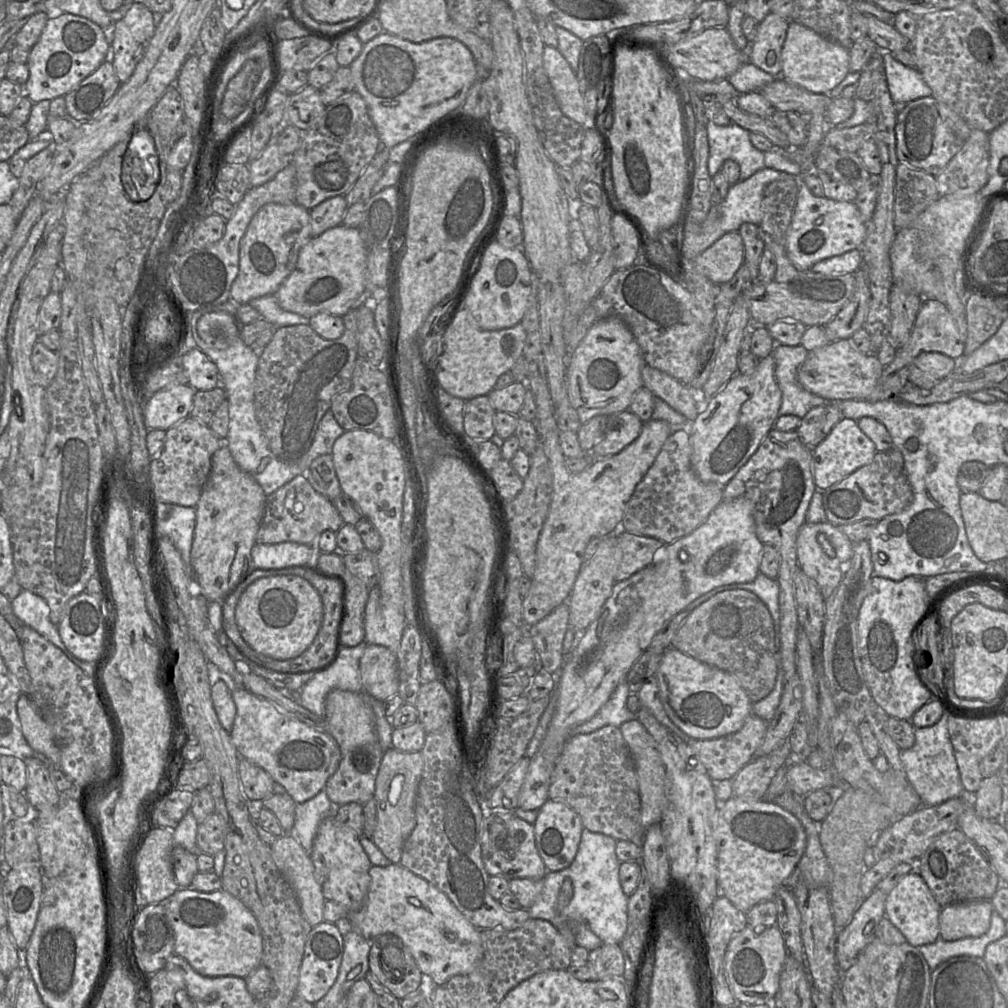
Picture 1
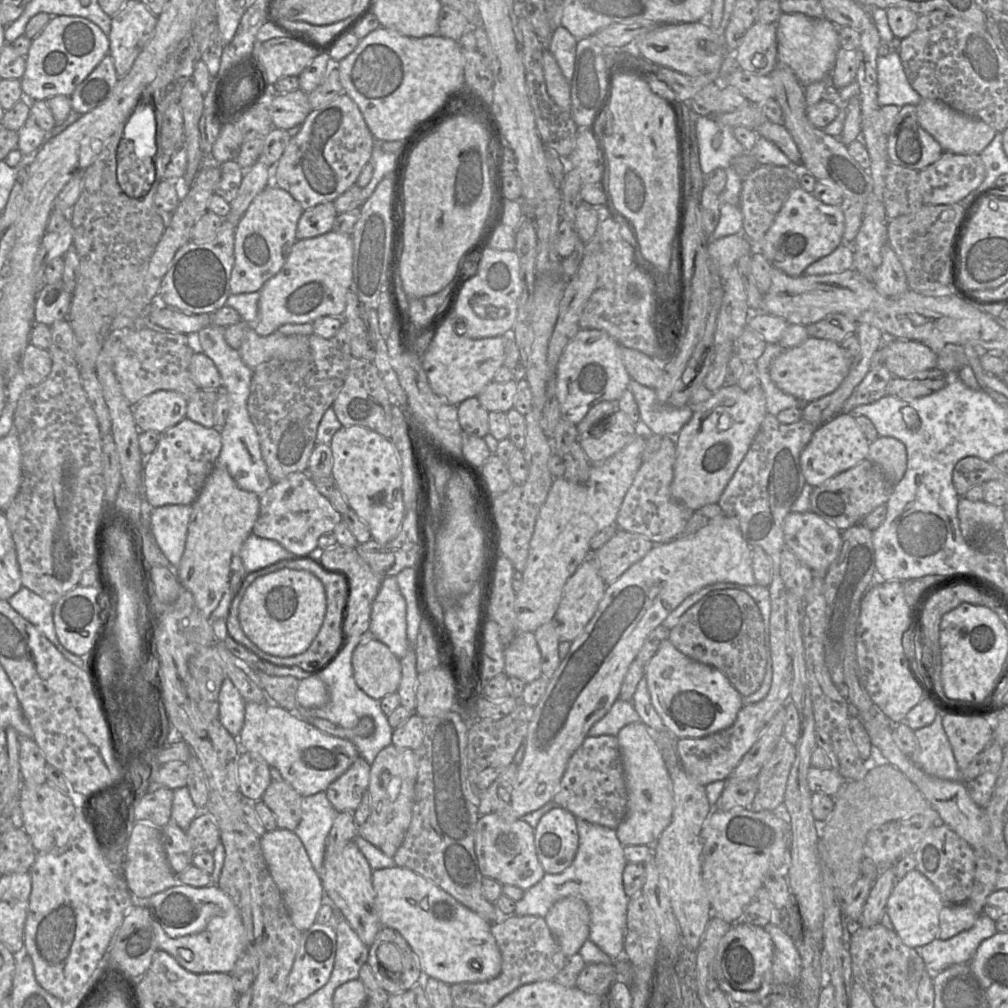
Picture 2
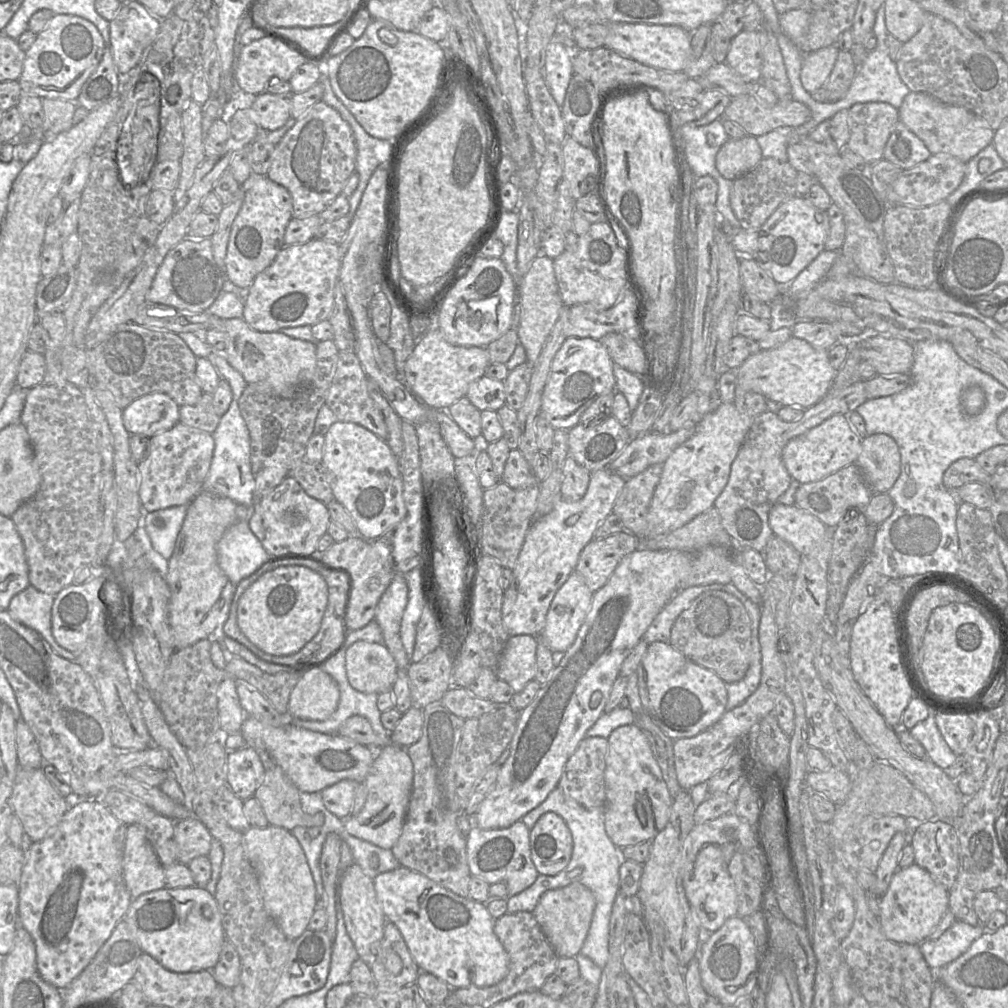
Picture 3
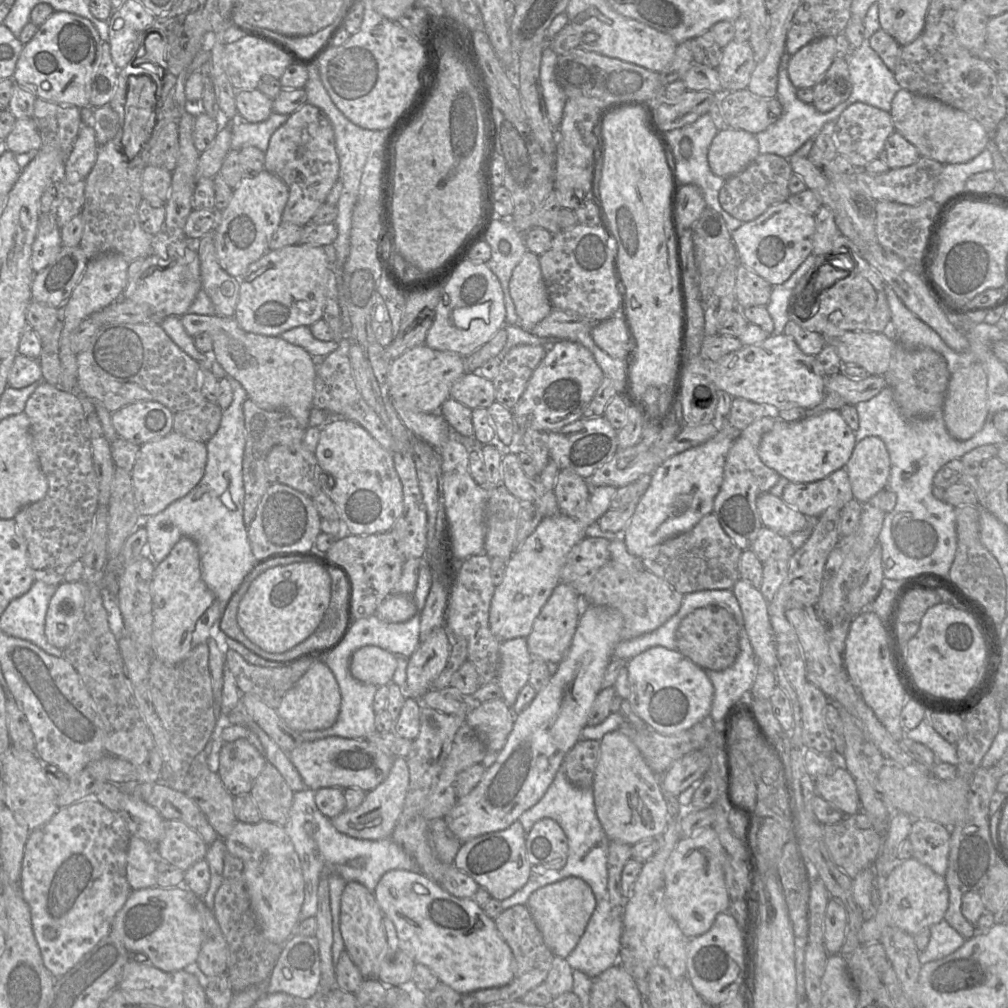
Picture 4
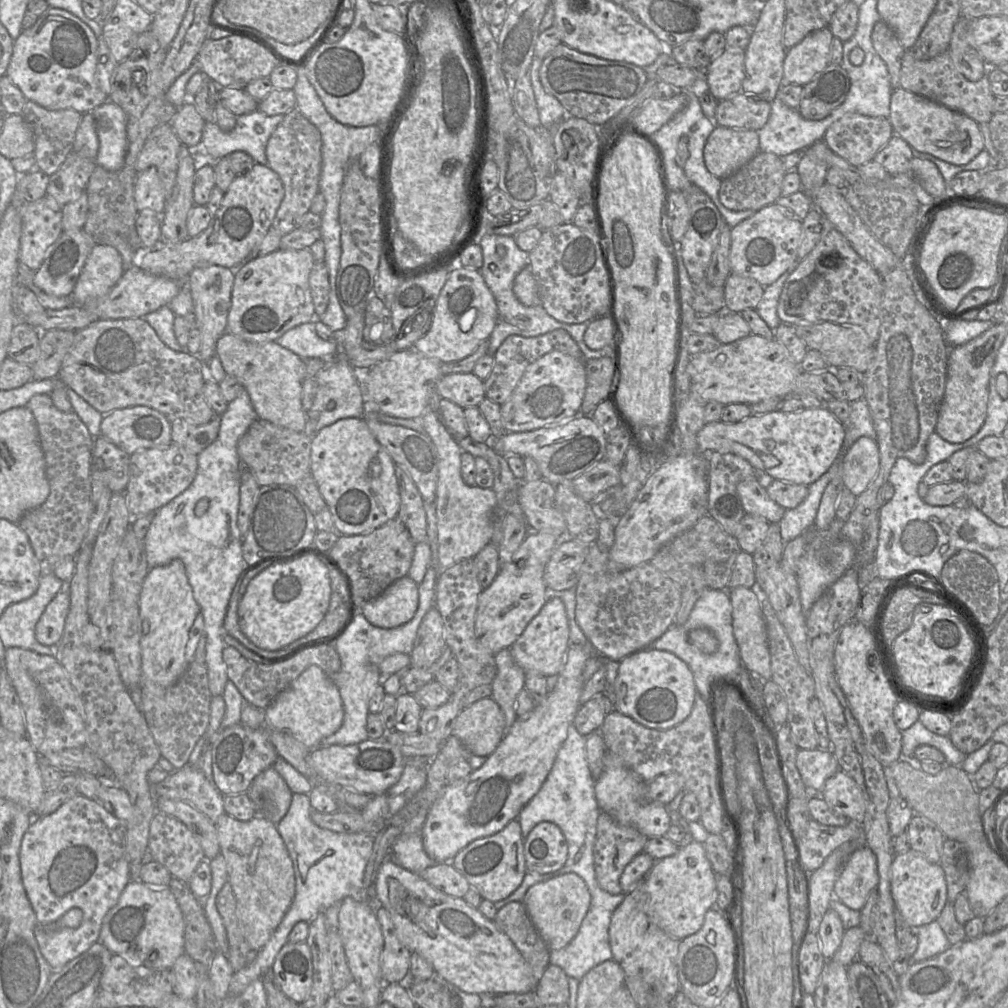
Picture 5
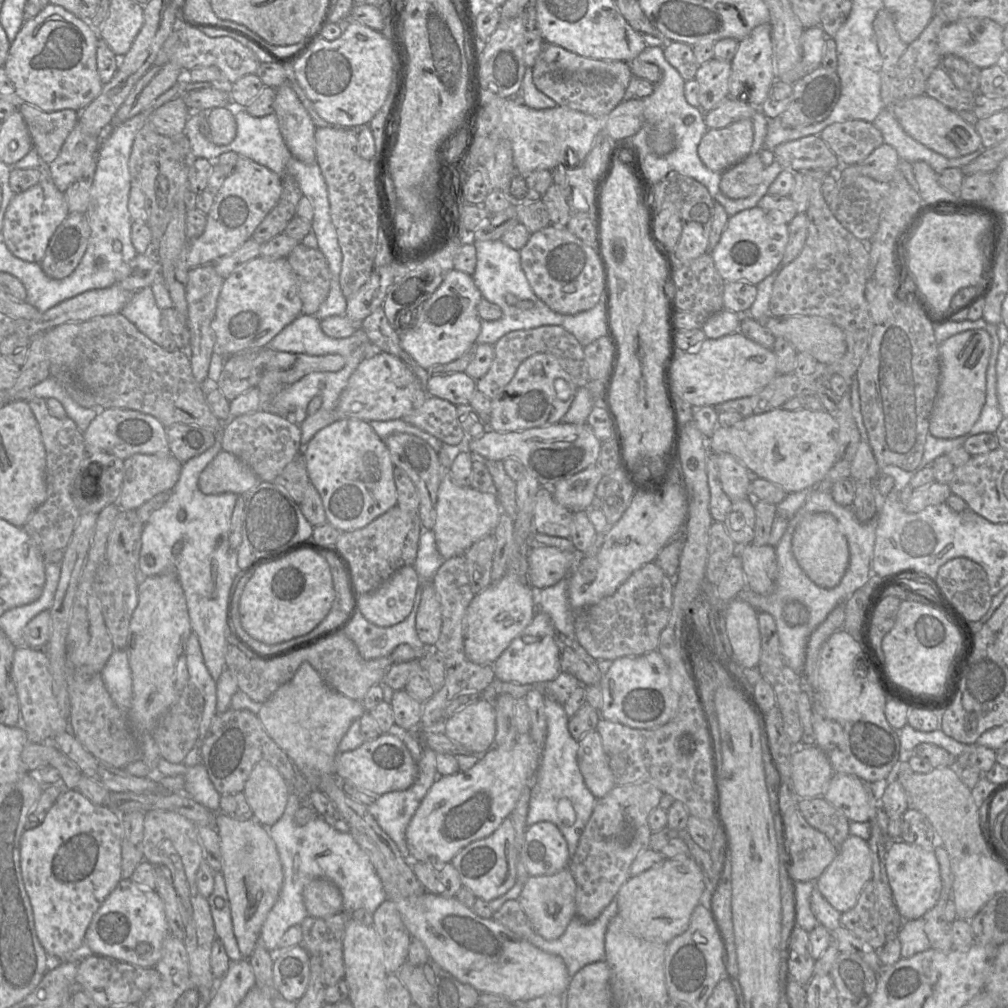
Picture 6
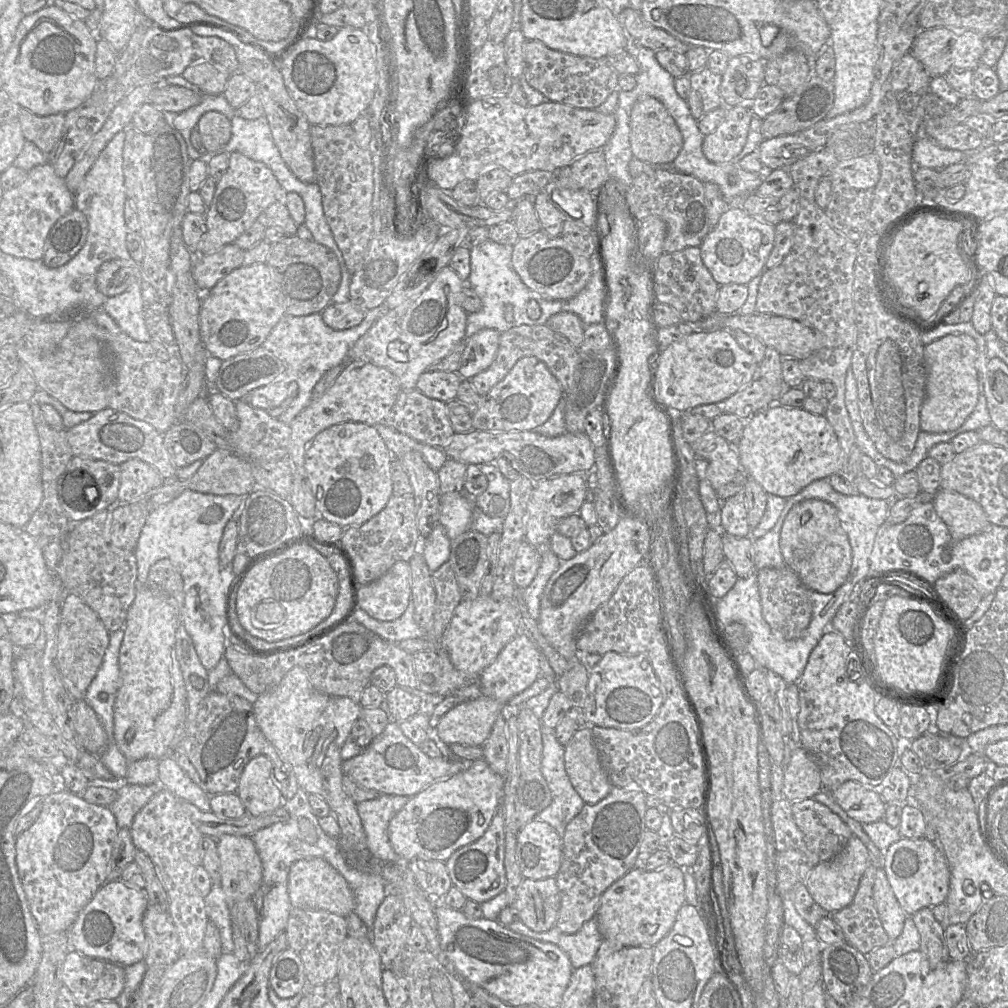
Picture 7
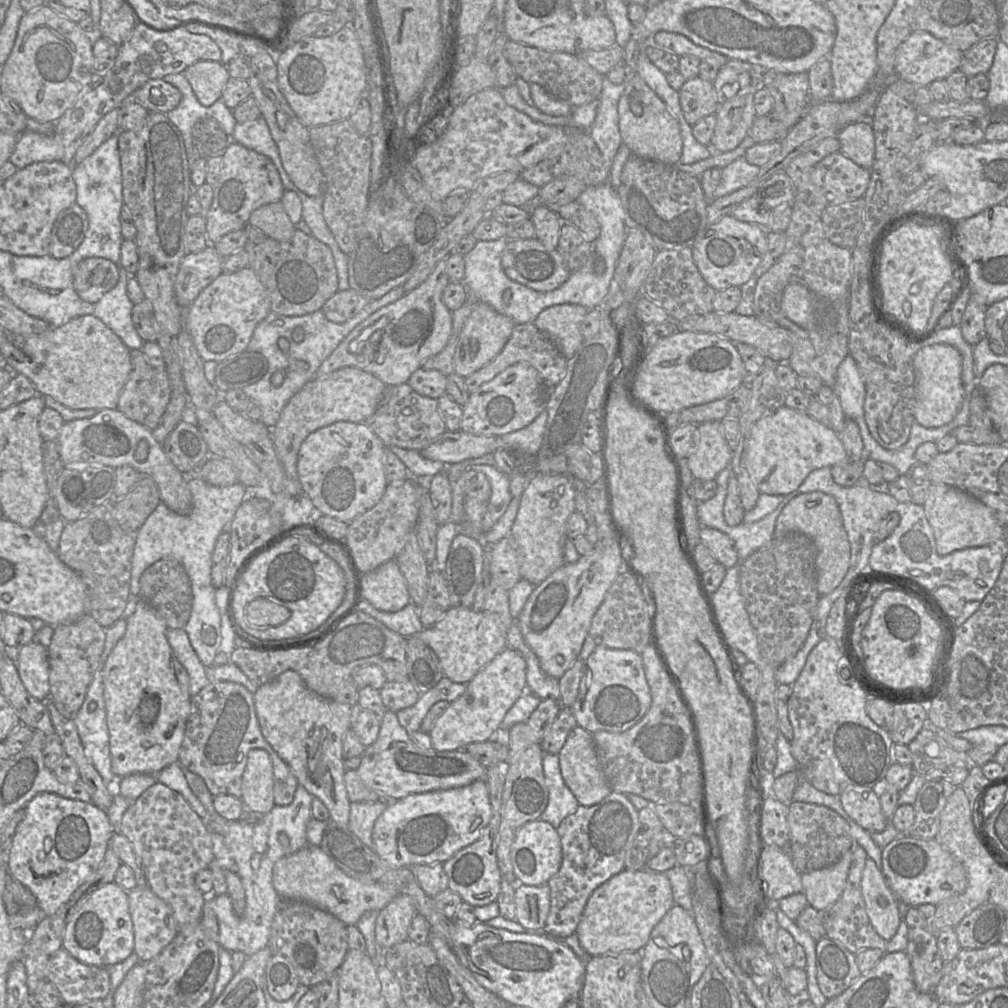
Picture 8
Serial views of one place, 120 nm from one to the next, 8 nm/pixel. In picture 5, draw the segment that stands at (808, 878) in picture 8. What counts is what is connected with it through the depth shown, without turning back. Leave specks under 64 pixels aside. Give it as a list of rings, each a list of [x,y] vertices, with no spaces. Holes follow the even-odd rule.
[[[865,845],[849,855],[834,884],[834,896],[850,909],[860,911],[878,883],[875,854]]]

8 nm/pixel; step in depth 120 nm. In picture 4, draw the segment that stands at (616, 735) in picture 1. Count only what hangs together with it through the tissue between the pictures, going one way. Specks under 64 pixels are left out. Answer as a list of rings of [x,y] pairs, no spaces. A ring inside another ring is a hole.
[[[577,741],[563,761],[564,772],[570,783],[579,788],[592,788],[599,753],[600,741]]]

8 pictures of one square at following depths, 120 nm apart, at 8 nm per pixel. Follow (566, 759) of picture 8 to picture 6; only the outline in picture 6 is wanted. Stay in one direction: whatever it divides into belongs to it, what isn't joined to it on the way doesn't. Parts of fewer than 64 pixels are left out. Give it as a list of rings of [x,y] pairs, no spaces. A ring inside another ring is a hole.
[[[591,730],[578,741],[577,762],[584,783],[596,799],[616,785],[599,733]]]

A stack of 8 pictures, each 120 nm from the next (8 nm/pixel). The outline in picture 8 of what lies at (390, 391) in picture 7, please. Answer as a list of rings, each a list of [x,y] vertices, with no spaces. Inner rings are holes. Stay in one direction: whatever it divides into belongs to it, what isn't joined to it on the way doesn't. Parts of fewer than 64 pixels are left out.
[[[343,367],[328,375],[314,377],[294,394],[271,428],[276,456],[287,478],[299,481],[297,461],[300,446],[312,432],[338,421],[366,423],[376,411],[386,385],[371,373],[356,367]]]

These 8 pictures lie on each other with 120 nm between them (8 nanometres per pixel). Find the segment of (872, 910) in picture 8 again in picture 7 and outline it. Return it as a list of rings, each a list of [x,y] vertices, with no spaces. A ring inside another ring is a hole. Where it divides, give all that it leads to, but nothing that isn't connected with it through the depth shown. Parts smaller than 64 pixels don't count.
[[[883,867],[876,870],[873,898],[883,929],[890,941],[894,941],[902,933],[908,915],[896,899]]]

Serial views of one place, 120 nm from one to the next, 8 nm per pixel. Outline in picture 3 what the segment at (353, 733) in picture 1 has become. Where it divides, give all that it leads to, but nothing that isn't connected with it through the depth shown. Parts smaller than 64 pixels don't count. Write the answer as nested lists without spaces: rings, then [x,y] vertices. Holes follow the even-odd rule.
[[[343,779],[321,791],[322,801],[326,809],[345,820],[351,815],[355,790],[359,783]]]

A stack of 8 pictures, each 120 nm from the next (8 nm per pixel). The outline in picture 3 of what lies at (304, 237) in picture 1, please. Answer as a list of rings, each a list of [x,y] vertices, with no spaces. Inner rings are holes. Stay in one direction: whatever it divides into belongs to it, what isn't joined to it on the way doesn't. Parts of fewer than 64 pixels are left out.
[[[254,174],[241,185],[244,192],[243,204],[233,221],[225,257],[226,277],[240,289],[248,289],[255,277],[267,268],[279,251],[286,246],[284,243],[285,229],[292,219],[292,197],[282,185],[272,181],[266,175]]]

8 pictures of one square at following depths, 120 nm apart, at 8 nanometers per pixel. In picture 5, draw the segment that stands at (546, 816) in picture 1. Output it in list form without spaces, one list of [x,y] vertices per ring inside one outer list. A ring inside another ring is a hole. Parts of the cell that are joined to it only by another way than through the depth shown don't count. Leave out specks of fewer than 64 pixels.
[[[553,822],[538,823],[524,839],[524,857],[528,872],[556,872],[565,864],[567,855],[566,839]]]

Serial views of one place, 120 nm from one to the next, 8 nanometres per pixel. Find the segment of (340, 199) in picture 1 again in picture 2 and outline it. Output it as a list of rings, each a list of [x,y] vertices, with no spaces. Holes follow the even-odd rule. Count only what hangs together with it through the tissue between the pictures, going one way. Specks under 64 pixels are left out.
[[[333,202],[321,203],[304,210],[297,223],[297,240],[316,237],[332,231],[337,215]]]

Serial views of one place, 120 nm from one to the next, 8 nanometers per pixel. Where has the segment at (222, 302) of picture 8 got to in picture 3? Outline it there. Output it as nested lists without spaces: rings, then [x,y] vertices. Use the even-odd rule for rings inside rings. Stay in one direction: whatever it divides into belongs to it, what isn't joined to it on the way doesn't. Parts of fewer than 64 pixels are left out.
[[[313,238],[303,244],[284,246],[274,261],[260,272],[252,285],[243,292],[243,319],[260,332],[279,331],[285,327],[314,325],[328,320],[334,304],[334,287],[339,279],[340,254],[339,244],[329,243],[319,238]]]

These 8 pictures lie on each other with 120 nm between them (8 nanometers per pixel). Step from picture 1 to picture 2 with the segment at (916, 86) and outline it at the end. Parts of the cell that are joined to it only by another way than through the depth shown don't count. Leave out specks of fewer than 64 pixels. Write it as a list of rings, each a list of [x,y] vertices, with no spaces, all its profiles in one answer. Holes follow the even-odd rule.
[[[891,52],[877,58],[878,103],[881,106],[915,105],[922,97],[911,87],[899,57]]]

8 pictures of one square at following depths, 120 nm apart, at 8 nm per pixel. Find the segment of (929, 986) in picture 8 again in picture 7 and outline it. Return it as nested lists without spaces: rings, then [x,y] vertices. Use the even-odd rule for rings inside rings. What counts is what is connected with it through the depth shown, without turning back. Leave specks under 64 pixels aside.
[[[922,908],[911,917],[921,938],[919,951],[927,956],[930,968],[944,967],[951,960],[945,939],[945,926],[934,918],[931,908]]]

